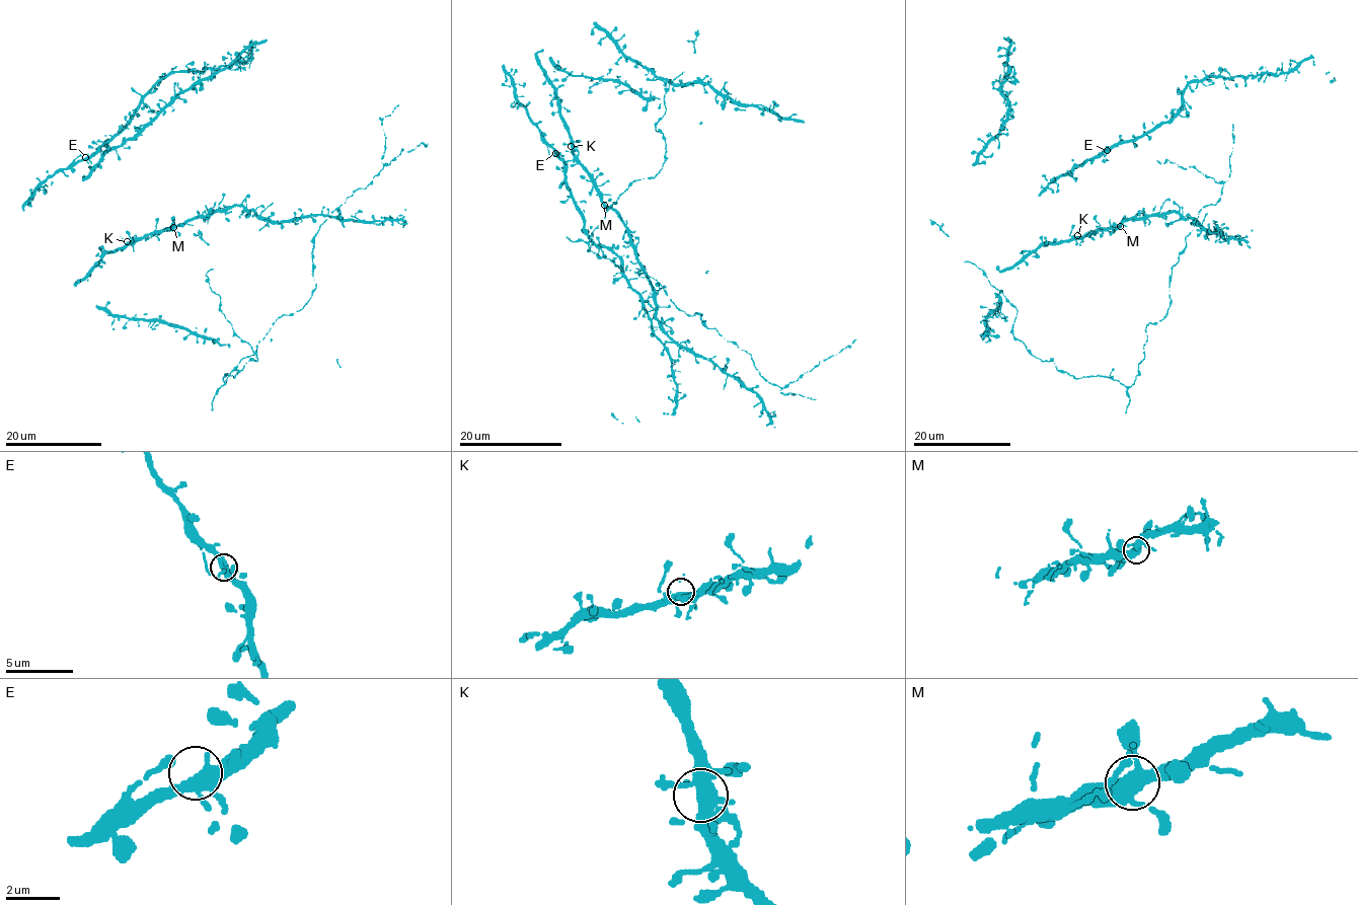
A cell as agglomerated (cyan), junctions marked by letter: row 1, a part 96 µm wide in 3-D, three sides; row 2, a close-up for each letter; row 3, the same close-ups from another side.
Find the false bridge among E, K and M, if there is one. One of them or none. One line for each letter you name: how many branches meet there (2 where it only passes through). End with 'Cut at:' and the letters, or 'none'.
Cut at: none

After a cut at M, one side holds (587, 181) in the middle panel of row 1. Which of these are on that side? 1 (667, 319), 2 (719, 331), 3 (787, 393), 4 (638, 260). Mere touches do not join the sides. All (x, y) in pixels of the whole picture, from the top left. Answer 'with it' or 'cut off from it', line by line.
1: cut off from it
2: with it
3: with it
4: cut off from it

